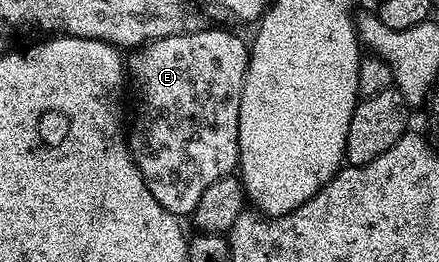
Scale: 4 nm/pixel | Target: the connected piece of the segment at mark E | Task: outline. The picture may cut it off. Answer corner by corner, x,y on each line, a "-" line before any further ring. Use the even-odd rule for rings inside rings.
210,27
207,31
186,31
175,35
169,35
163,39
154,39
150,43
142,44
140,49
129,52
125,60
126,70
132,80
132,91
134,87
134,124
128,127
128,142
130,144
130,155
134,163
140,169
148,189
152,189
152,197
164,205
174,215
179,217
193,216
196,209
196,201
200,201
200,193
208,189
216,181
233,176
238,166
238,130
240,129
240,97
246,80
246,64
248,62
248,43
240,36
233,35
230,31
221,31
218,27

